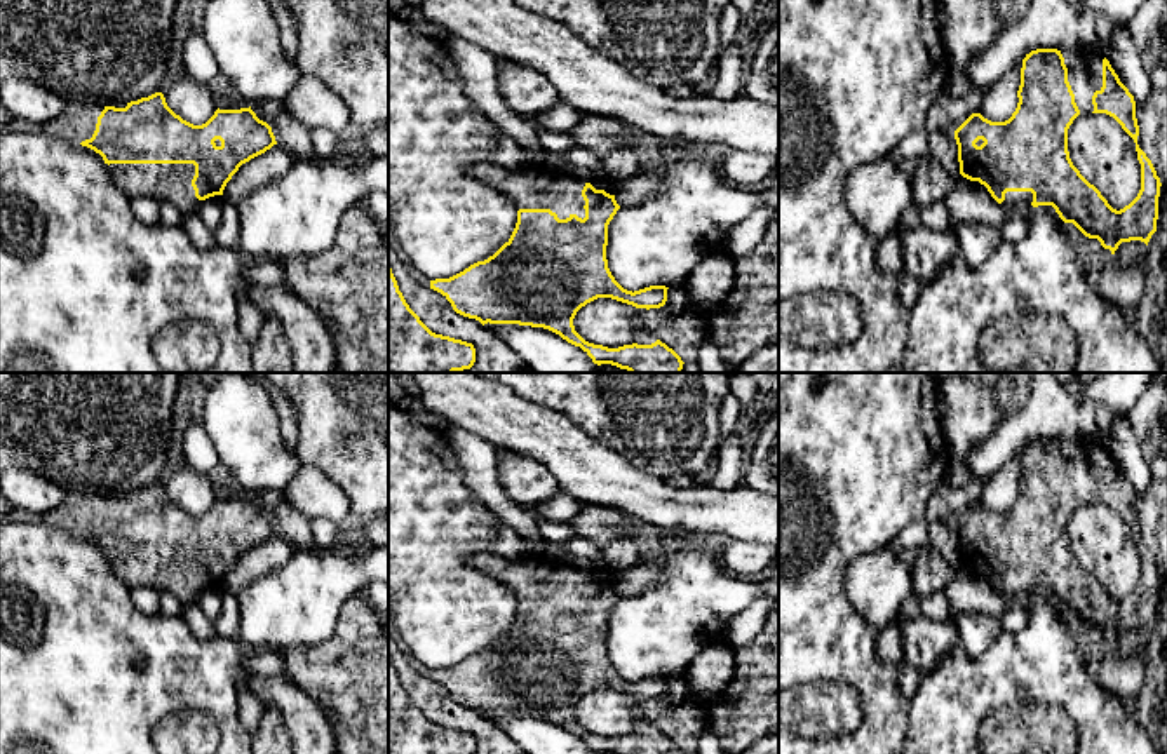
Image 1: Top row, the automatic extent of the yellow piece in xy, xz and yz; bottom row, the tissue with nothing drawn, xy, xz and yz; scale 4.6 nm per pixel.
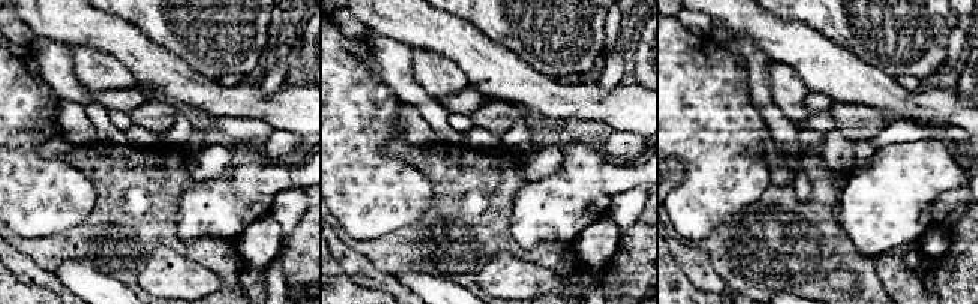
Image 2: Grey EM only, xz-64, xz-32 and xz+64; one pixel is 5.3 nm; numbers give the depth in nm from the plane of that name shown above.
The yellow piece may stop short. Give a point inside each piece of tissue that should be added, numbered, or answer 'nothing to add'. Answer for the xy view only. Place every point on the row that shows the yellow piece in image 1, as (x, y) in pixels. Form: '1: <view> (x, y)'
1: xy (161, 181)

